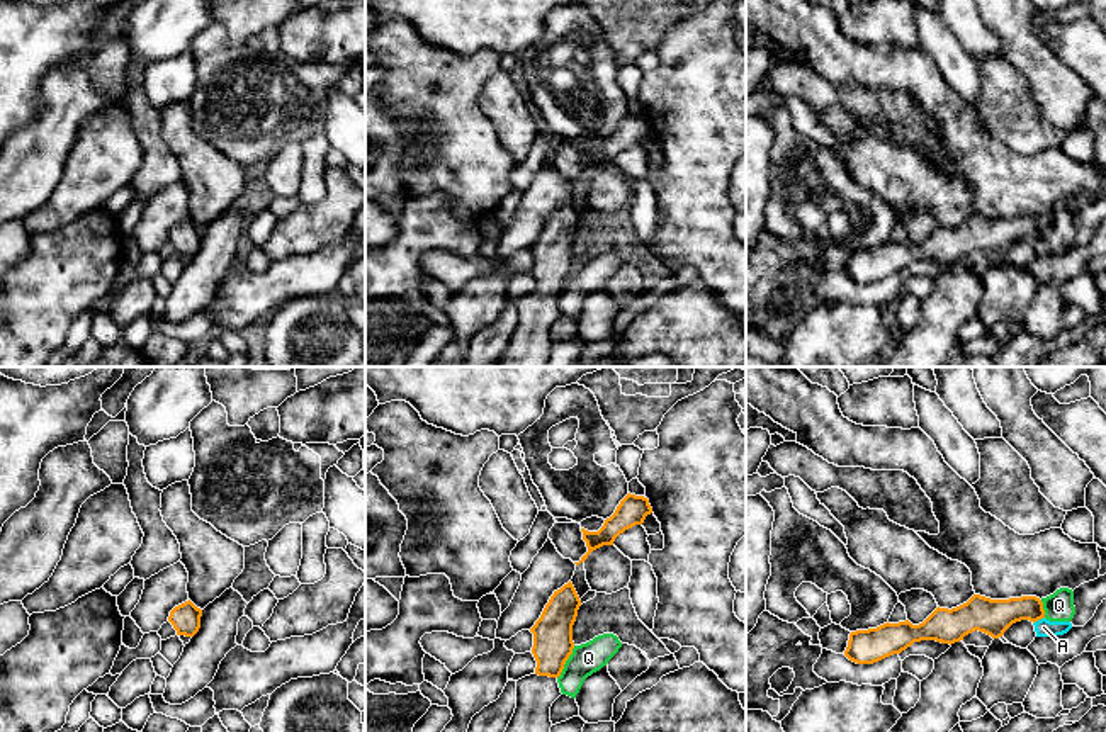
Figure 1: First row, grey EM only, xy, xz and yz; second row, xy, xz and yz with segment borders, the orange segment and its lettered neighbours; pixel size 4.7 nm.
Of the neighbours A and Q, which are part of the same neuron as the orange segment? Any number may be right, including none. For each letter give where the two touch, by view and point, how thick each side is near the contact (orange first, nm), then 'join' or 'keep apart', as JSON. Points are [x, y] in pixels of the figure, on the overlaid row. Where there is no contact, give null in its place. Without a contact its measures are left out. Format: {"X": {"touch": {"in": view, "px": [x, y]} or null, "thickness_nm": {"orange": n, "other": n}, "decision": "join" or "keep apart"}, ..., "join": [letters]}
{"A": {"touch": {"in": "yz", "px": [1038, 619]}, "thickness_nm": {"orange": 170, "other": 90}, "decision": "keep apart"}, "Q": {"touch": {"in": "xz", "px": [564, 663]}, "thickness_nm": {"orange": 190, "other": 150}, "decision": "keep apart"}, "join": []}

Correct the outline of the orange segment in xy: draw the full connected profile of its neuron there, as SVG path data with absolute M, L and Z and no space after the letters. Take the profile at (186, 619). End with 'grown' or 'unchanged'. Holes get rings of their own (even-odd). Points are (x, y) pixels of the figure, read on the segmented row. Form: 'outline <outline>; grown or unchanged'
outline M189 600L170 611L168 622L177 635L194 637L200 628L200 617L202 610Z; unchanged

